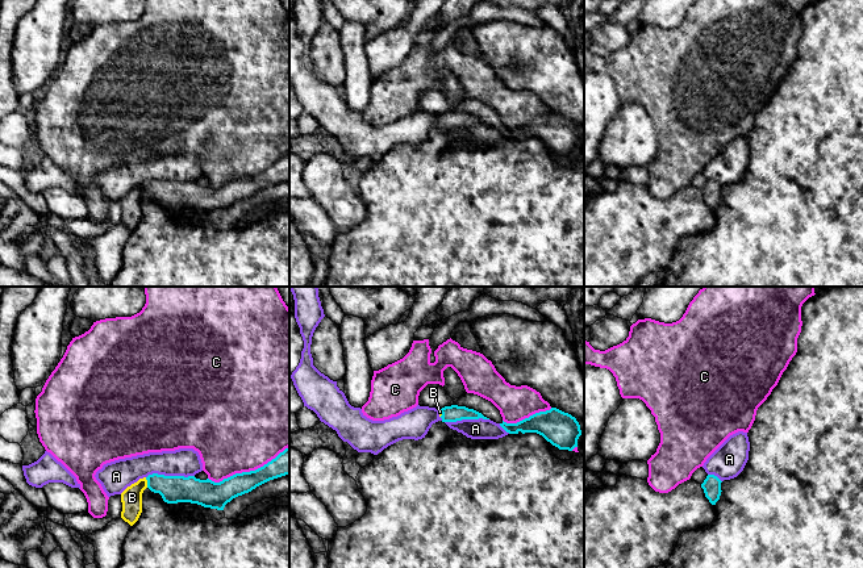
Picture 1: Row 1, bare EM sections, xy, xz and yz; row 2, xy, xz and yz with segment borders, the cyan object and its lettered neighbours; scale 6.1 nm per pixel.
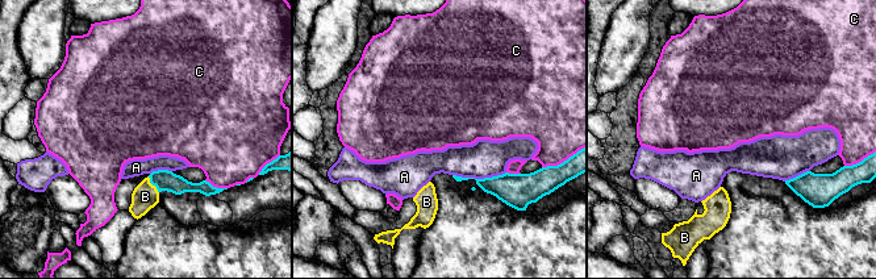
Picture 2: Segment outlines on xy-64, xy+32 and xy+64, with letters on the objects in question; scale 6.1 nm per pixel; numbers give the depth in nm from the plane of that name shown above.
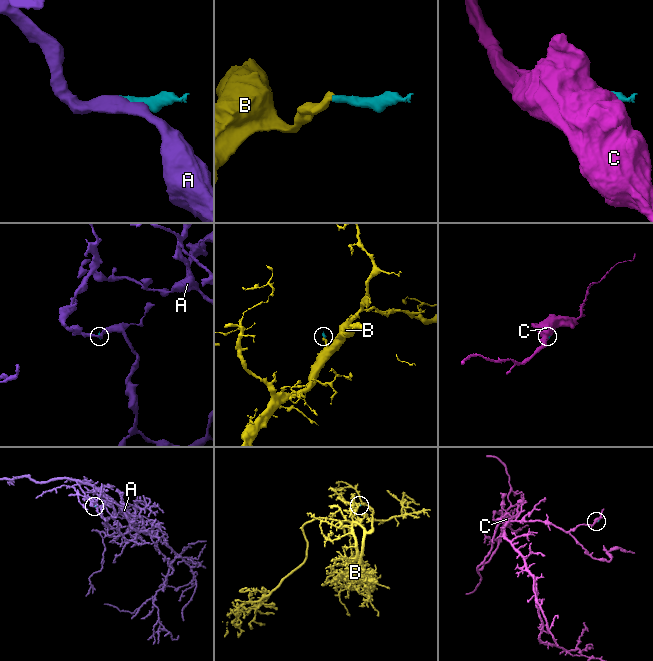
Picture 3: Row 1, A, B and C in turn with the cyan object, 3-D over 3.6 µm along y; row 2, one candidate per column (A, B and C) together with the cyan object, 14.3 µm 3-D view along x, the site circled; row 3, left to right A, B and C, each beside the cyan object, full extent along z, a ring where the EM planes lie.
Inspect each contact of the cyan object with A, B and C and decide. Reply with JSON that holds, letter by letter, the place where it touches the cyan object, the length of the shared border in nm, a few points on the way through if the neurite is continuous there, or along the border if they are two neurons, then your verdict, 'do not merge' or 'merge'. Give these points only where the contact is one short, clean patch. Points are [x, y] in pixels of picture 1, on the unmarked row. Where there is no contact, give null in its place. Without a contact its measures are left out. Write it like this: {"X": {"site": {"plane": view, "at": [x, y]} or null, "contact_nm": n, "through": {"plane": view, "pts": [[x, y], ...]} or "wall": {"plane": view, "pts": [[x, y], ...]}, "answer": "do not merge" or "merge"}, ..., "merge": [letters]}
{"A": {"site": {"plane": "xy", "at": [170, 182]}, "contact_nm": 300, "wall": {"plane": "xy", "pts": [[194, 180], [165, 182], [150, 179], [146, 183]]}, "answer": "do not merge"}, "B": {"site": {"plane": "xy", "at": [147, 188]}, "contact_nm": 70, "through": {"plane": "xy", "pts": [[174, 195], [162, 189], [147, 188], [132, 203]]}, "answer": "merge"}, "C": {"site": {"plane": "xy", "at": [247, 178]}, "contact_nm": 550, "answer": "do not merge"}, "merge": ["B"]}

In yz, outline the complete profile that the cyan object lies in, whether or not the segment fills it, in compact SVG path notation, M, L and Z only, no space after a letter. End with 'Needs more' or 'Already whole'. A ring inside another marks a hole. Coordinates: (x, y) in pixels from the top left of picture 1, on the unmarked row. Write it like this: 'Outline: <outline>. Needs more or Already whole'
Outline: M708 180L701 193L704 195L705 202L709 205L712 210L720 205L721 201L721 185L714 180Z. Already whole

